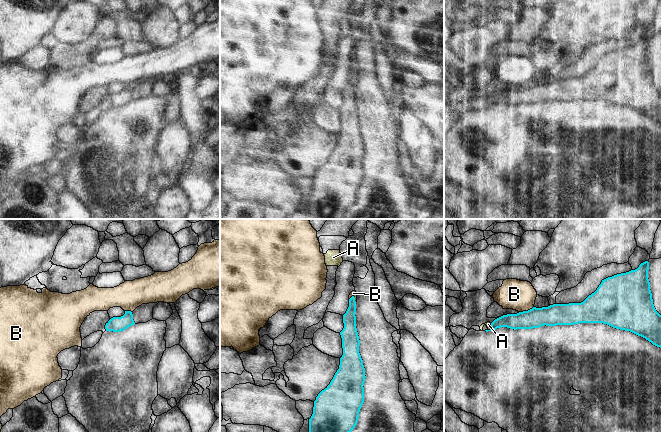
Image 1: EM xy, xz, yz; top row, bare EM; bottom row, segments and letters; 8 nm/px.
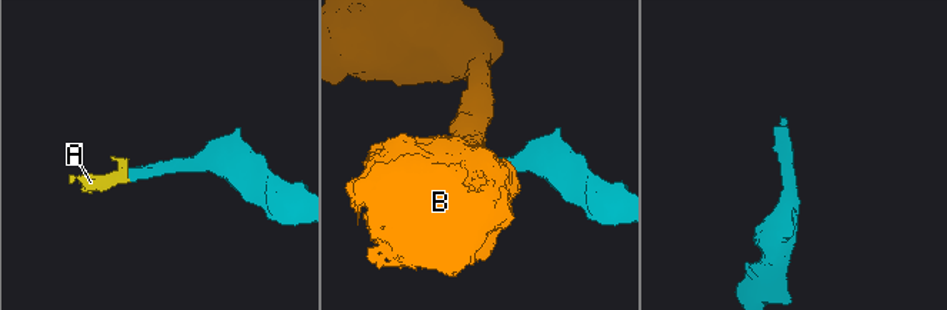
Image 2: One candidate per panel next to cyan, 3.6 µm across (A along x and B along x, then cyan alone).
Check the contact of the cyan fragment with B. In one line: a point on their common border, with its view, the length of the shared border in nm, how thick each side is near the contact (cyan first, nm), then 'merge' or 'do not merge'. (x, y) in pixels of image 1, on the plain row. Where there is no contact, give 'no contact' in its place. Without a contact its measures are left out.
yz (526, 87) | 130 nm | 180/240 nm | do not merge

